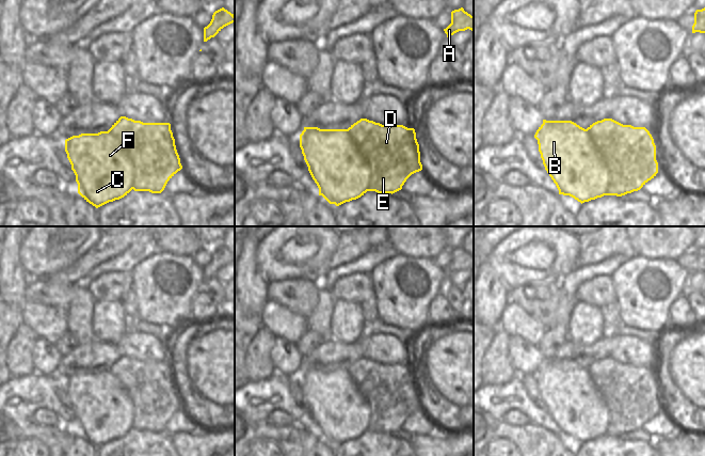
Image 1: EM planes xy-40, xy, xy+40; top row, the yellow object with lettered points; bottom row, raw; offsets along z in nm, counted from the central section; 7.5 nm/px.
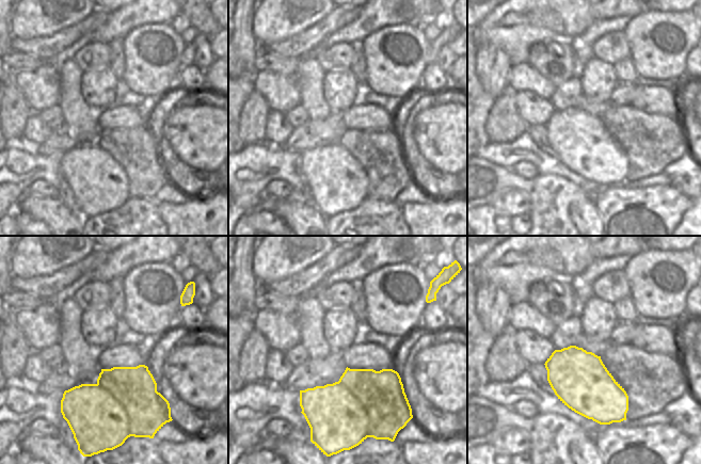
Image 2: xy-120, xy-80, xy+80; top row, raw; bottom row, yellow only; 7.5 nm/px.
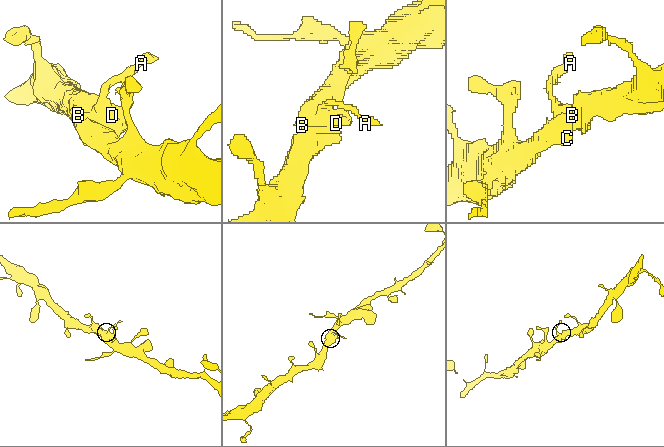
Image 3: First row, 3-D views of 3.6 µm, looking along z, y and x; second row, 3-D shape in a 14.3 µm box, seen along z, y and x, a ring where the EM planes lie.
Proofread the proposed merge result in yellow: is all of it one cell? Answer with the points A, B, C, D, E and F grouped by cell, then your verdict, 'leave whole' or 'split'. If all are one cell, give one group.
A B C D E F | leave whole

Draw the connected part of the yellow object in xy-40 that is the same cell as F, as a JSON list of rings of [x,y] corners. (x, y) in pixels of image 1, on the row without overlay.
[[[121,356],[108,371],[100,371],[98,373],[81,373],[79,375],[73,375],[65,379],[65,391],[67,397],[71,404],[71,409],[76,414],[76,421],[78,423],[78,433],[90,443],[96,447],[115,439],[119,439],[127,435],[132,428],[134,430],[149,430],[151,433],[161,433],[167,421],[182,408],[180,397],[176,389],[175,378],[171,369],[170,362],[143,362],[141,360],[134,360],[126,356]]]

